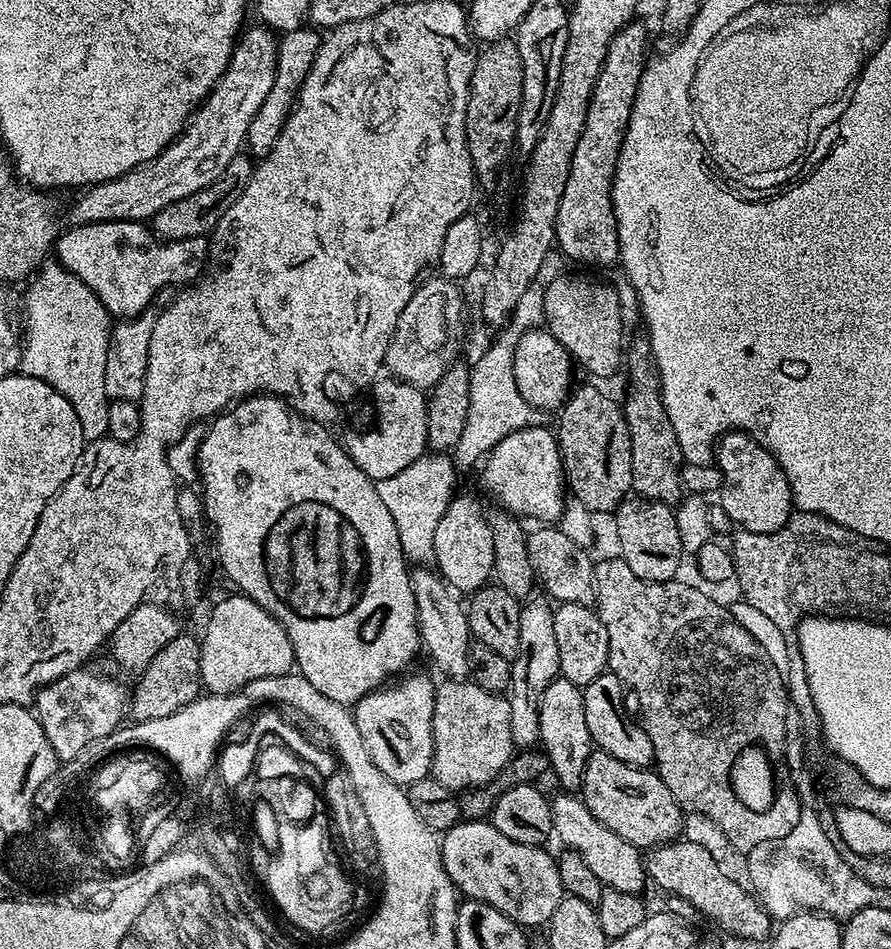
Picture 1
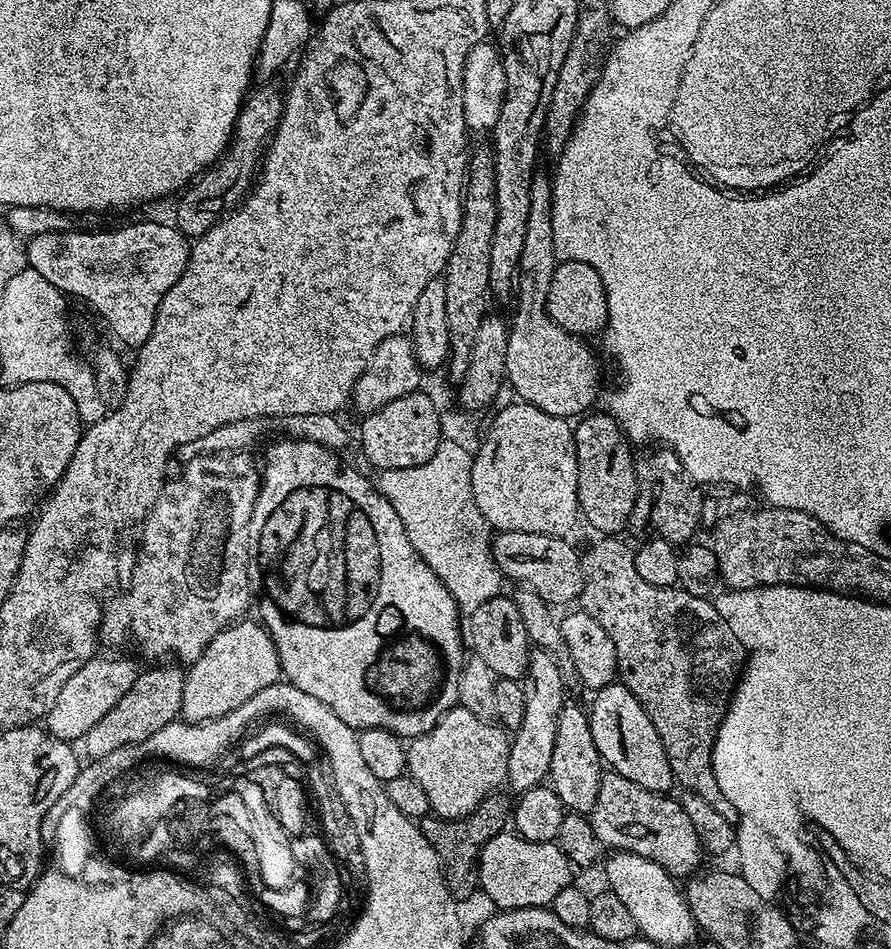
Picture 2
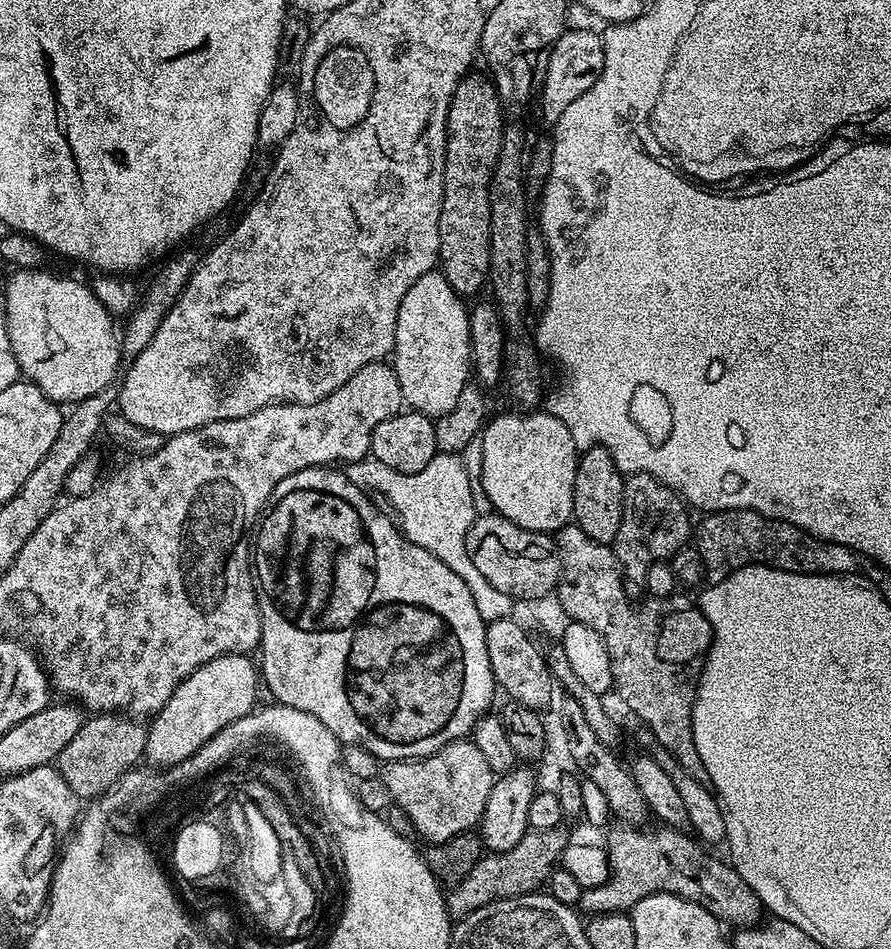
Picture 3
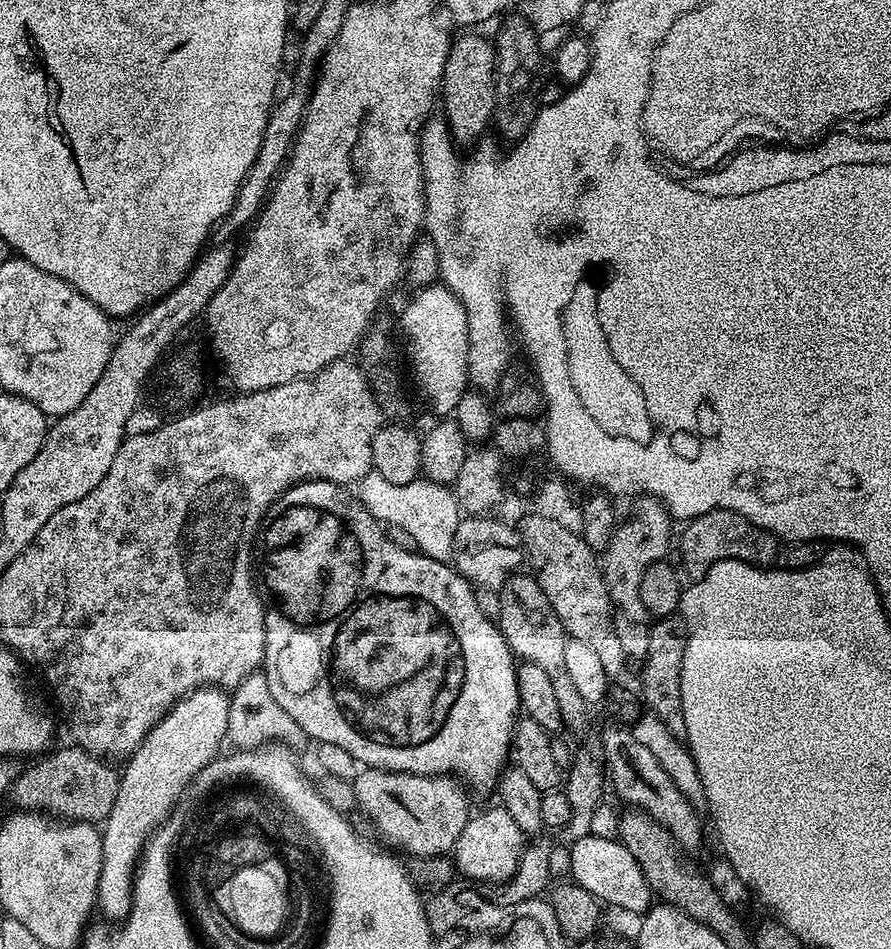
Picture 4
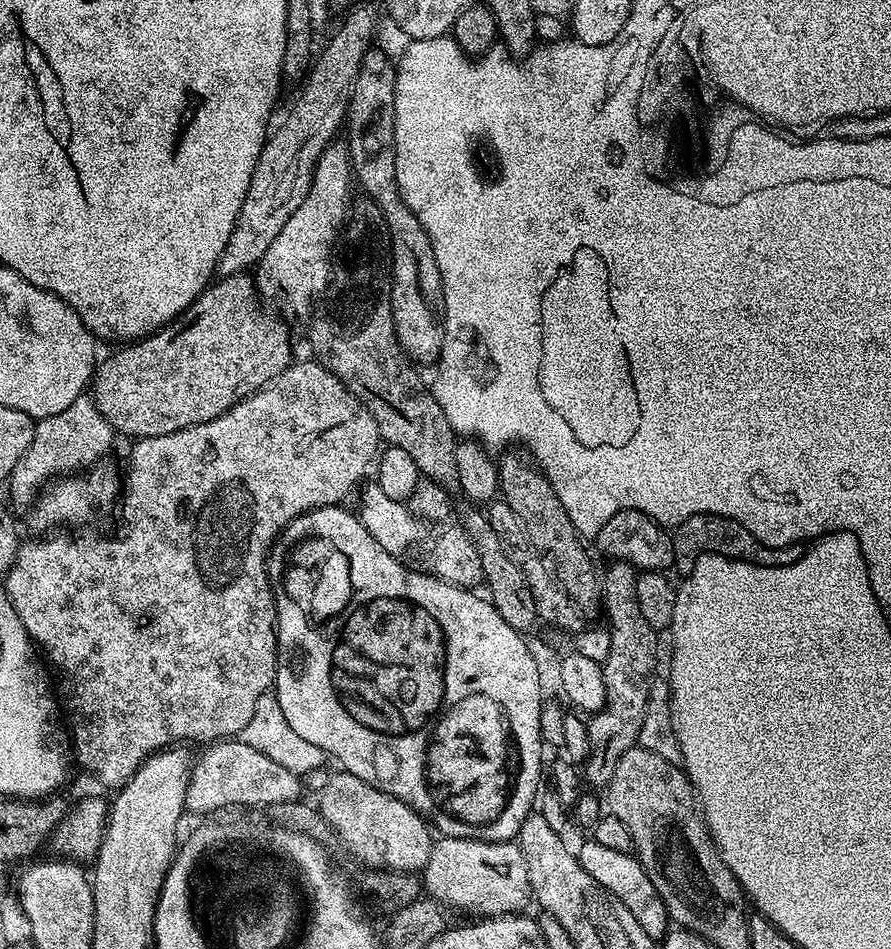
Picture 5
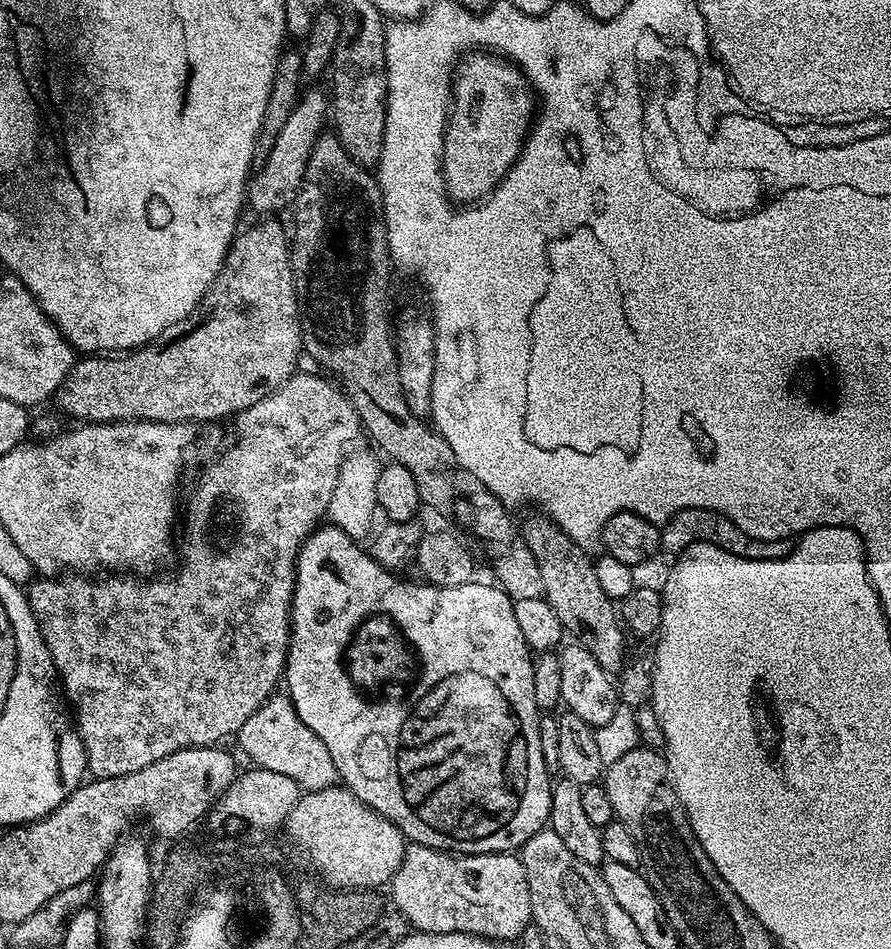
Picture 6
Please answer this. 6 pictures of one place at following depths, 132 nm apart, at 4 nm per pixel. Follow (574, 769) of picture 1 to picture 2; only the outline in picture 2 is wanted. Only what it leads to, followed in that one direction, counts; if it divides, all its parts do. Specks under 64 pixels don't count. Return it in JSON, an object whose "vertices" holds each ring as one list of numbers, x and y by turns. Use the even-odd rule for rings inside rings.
{"vertices":[[572,702,565,703,558,714,558,730,554,730,554,755,550,757,550,770,547,783,562,798,565,809,569,813,591,814,598,808,598,786,602,775,602,761,598,754,598,746,594,746,594,734,590,734,590,722,587,711]]}

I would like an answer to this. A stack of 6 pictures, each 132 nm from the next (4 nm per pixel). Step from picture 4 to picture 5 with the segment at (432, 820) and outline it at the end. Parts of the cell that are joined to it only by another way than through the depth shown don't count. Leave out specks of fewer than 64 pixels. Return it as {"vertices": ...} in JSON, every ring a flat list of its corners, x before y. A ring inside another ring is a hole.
{"vertices":[[343,770,332,772,330,786,318,793,318,800,319,812,336,832,336,839,348,841,348,847,364,860,408,868,415,873,426,866,434,843,434,832,428,821,406,802]]}

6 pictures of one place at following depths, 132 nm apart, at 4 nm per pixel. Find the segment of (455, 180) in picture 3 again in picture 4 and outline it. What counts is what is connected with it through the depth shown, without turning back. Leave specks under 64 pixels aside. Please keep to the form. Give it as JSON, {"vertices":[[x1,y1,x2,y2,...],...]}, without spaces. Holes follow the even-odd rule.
{"vertices":[[460,36,451,41,442,81,443,119,457,145,472,146,493,123,496,110,496,45,484,36]]}

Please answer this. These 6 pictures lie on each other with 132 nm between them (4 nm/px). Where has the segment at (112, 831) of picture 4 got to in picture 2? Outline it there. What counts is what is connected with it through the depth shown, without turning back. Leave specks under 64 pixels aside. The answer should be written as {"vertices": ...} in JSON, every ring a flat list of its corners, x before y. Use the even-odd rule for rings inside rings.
{"vertices":[[241,619,218,633,214,642,210,642,210,646,206,646,203,654,187,669,179,713,187,723,201,724,222,718,222,714,230,714,230,710,238,710,242,702,254,698,258,690,281,683,278,650,268,629,263,623,248,619]]}

